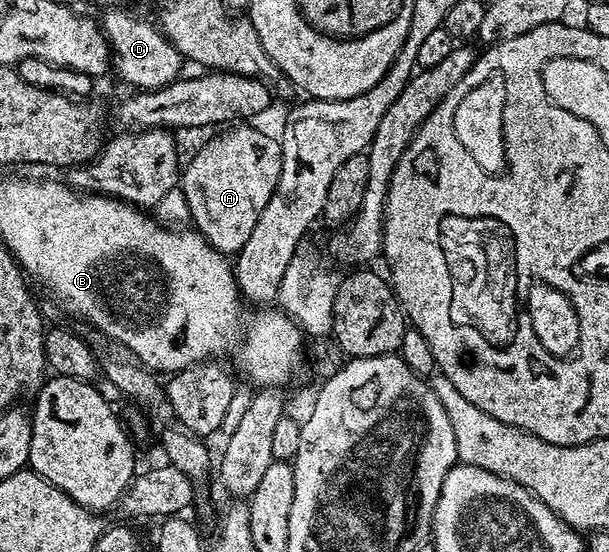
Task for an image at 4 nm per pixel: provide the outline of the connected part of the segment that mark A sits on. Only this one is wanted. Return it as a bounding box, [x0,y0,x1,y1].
[179,127,281,254]

